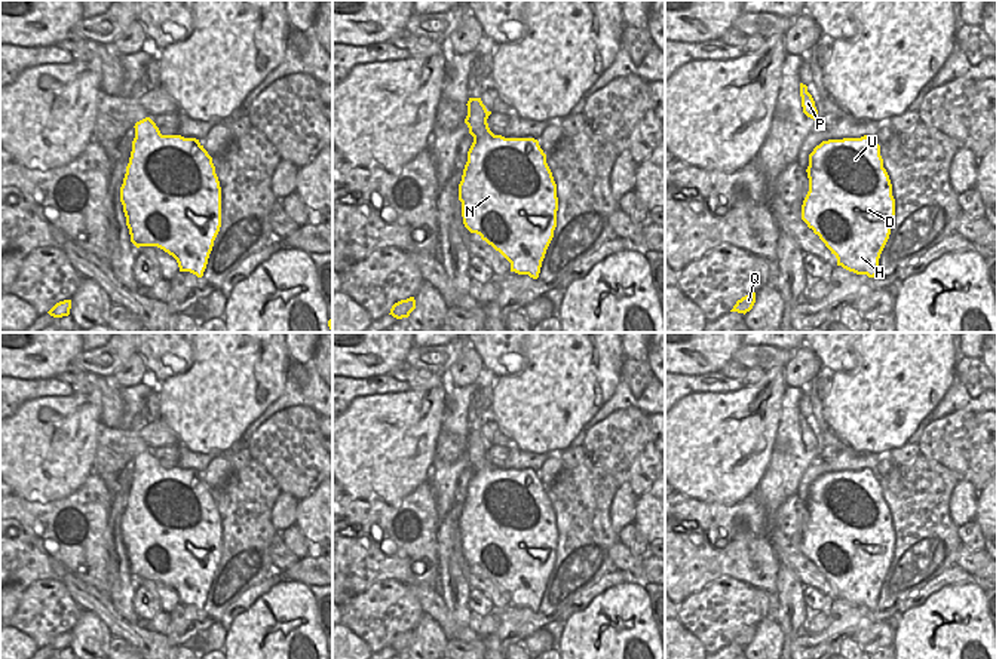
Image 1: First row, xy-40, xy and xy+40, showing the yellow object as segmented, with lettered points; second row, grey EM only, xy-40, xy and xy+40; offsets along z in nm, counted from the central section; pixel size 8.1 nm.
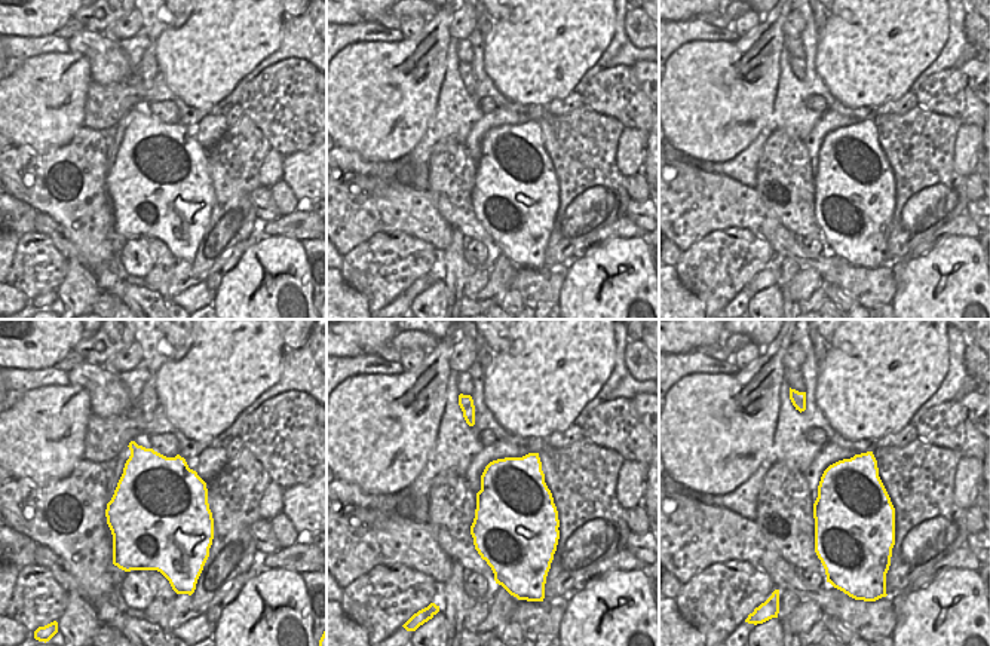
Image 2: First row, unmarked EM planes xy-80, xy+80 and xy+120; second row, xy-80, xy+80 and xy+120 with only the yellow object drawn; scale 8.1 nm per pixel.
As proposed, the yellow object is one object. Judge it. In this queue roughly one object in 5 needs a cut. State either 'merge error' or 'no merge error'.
no merge error

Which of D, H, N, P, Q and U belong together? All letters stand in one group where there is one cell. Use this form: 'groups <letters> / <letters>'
groups D H N P Q U

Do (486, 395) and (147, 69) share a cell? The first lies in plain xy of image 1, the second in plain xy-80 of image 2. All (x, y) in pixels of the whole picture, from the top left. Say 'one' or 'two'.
one

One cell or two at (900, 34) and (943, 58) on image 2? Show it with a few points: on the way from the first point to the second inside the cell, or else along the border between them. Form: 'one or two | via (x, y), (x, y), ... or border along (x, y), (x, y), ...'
two | border along (947, 21), (947, 39), (940, 54), (915, 80)

